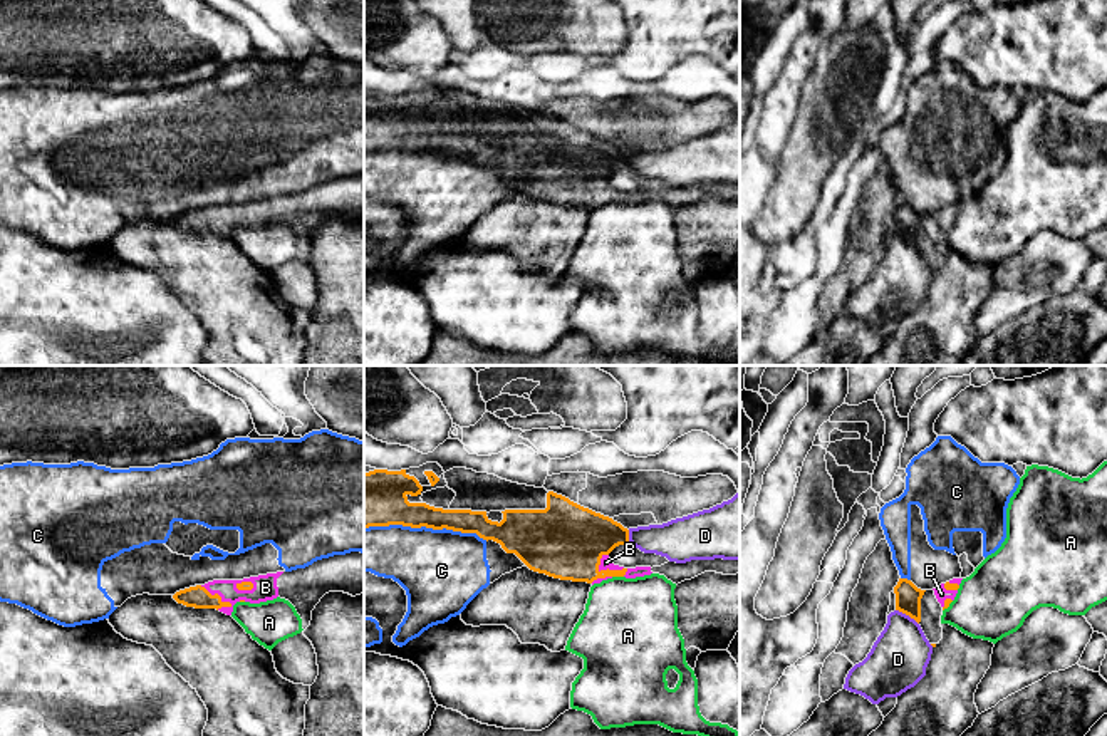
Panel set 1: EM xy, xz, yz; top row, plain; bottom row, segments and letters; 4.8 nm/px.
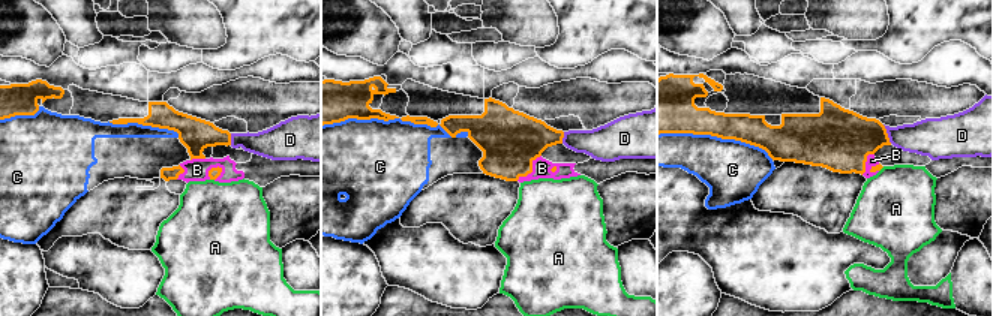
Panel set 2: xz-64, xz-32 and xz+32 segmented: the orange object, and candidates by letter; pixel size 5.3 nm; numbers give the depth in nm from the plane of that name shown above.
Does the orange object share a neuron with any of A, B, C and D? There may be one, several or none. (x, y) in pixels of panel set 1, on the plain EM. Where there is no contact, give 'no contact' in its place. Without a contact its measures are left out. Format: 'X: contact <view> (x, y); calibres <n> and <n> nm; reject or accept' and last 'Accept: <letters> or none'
A: contact xz (618, 200); calibres 280 and 460 nm; reject
B: contact xy (217, 218); calibres 110 and 110 nm; accept
C: contact xz (426, 151); calibres 240 and 400 nm; reject
D: contact yz (908, 238); calibres 130 and 280 nm; reject
Accept: B

